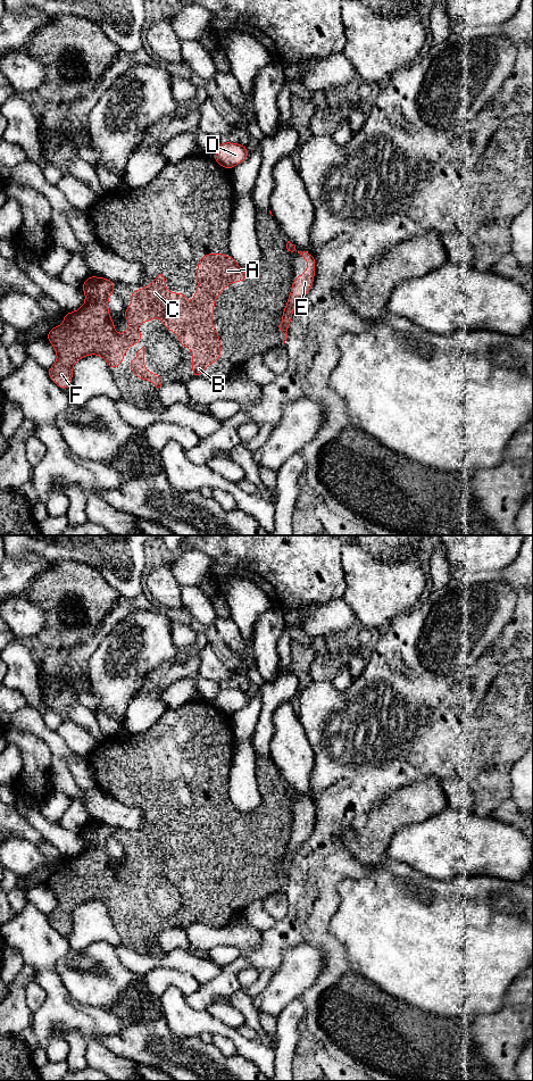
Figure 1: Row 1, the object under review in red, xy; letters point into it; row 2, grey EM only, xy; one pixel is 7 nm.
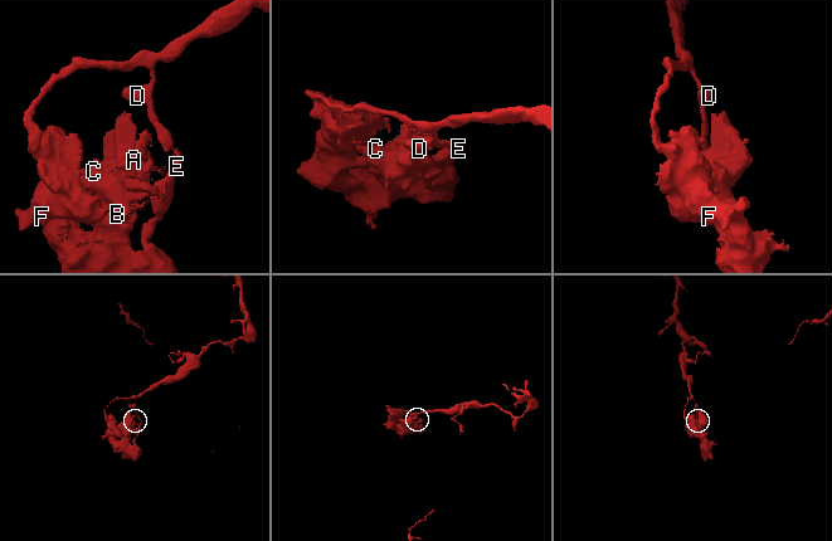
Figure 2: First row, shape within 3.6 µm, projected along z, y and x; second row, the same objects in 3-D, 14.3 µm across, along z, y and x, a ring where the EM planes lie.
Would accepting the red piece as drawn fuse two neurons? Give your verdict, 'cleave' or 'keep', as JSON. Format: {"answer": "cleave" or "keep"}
{"answer": "cleave"}

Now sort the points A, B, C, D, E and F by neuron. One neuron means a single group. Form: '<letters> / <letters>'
A B C F / D E

